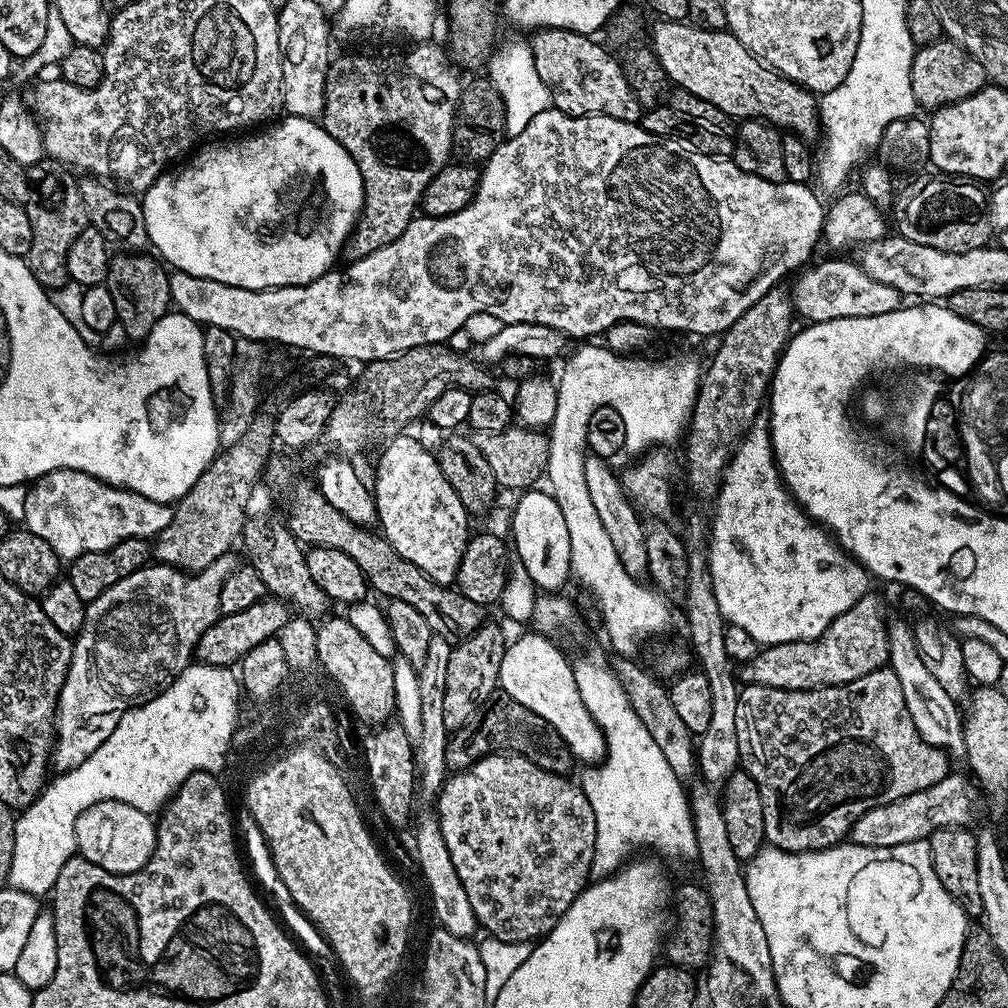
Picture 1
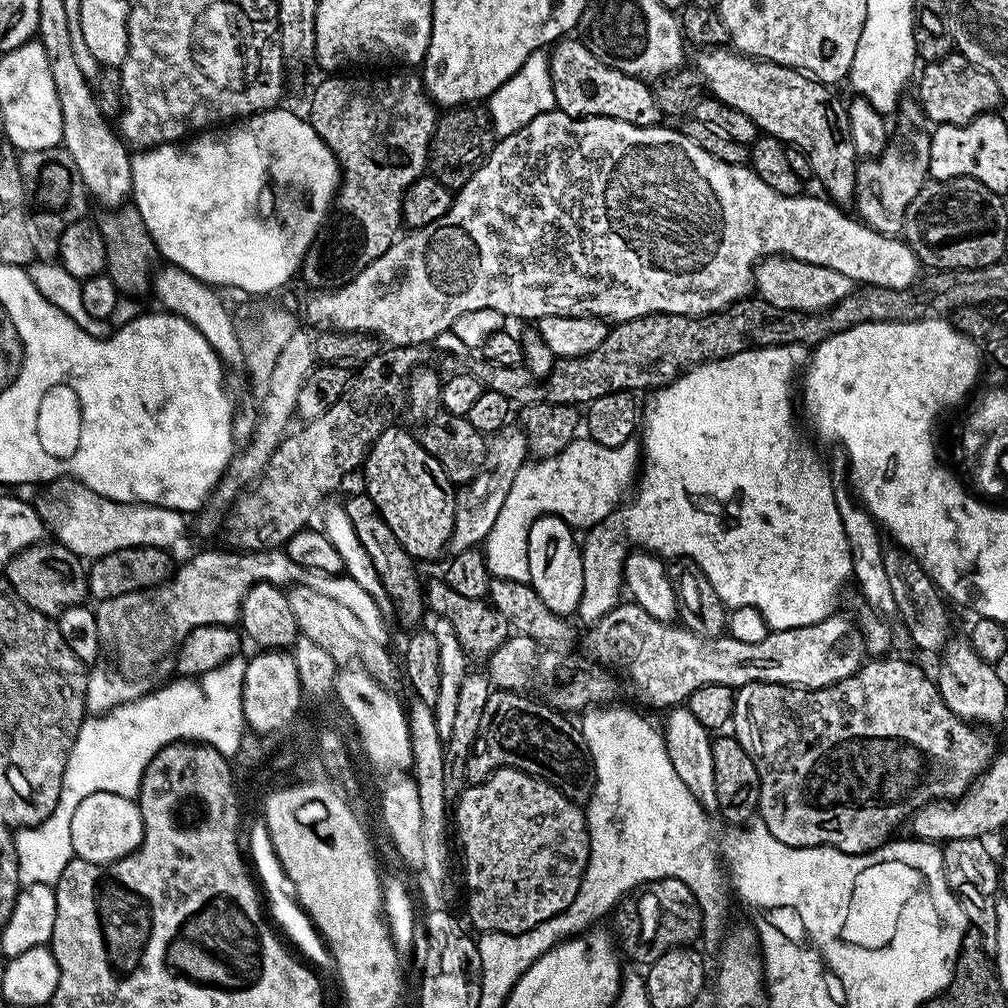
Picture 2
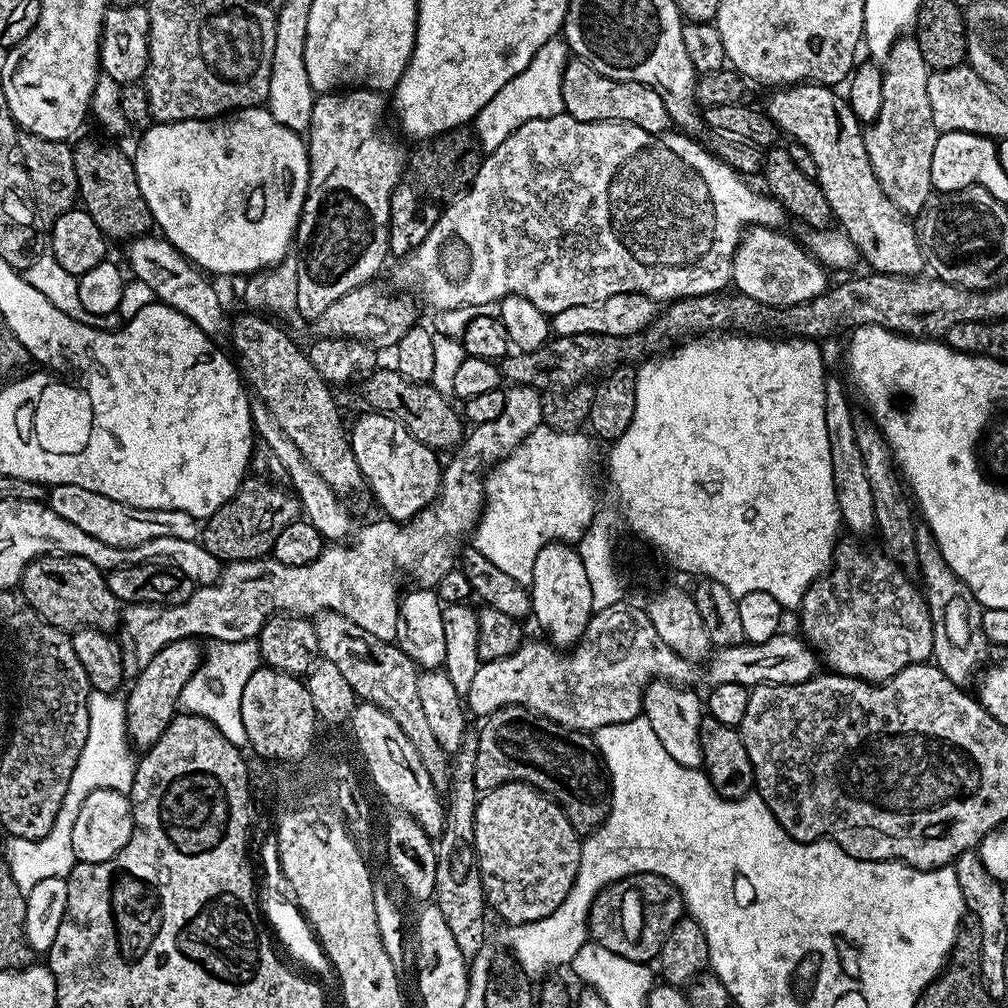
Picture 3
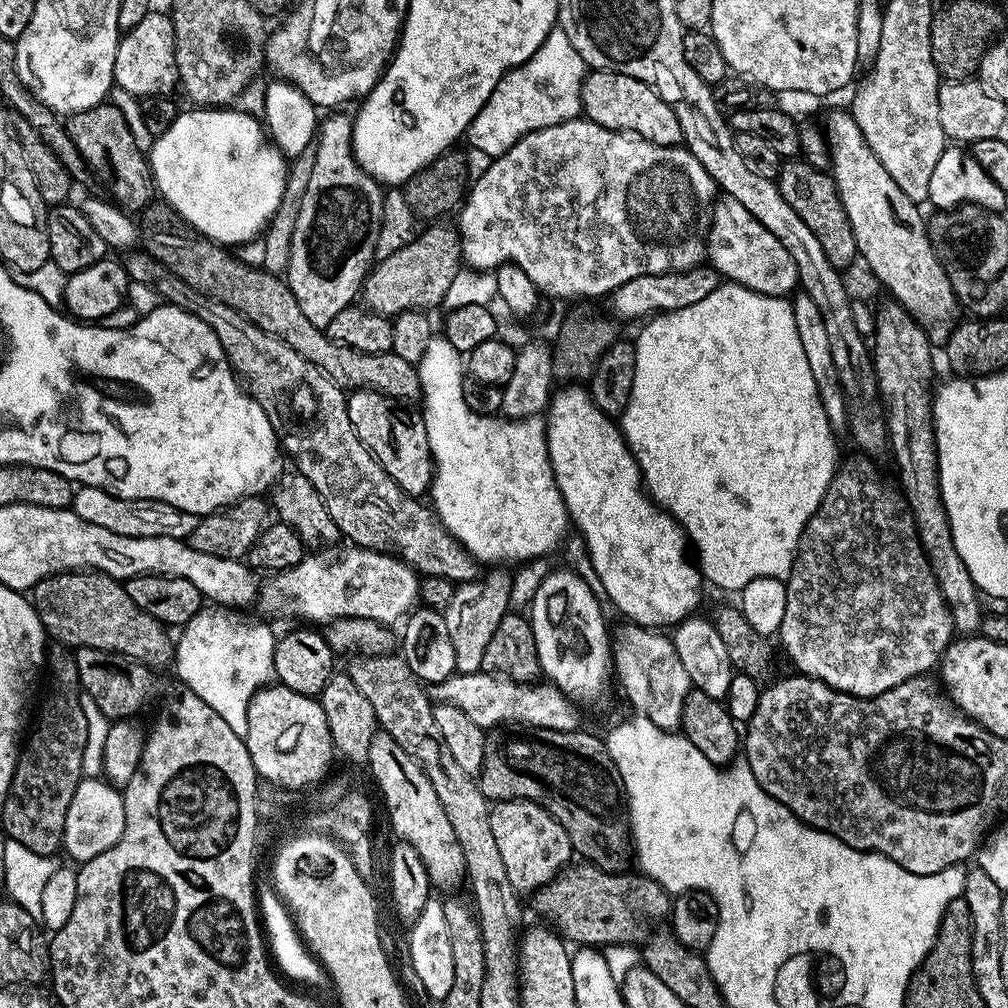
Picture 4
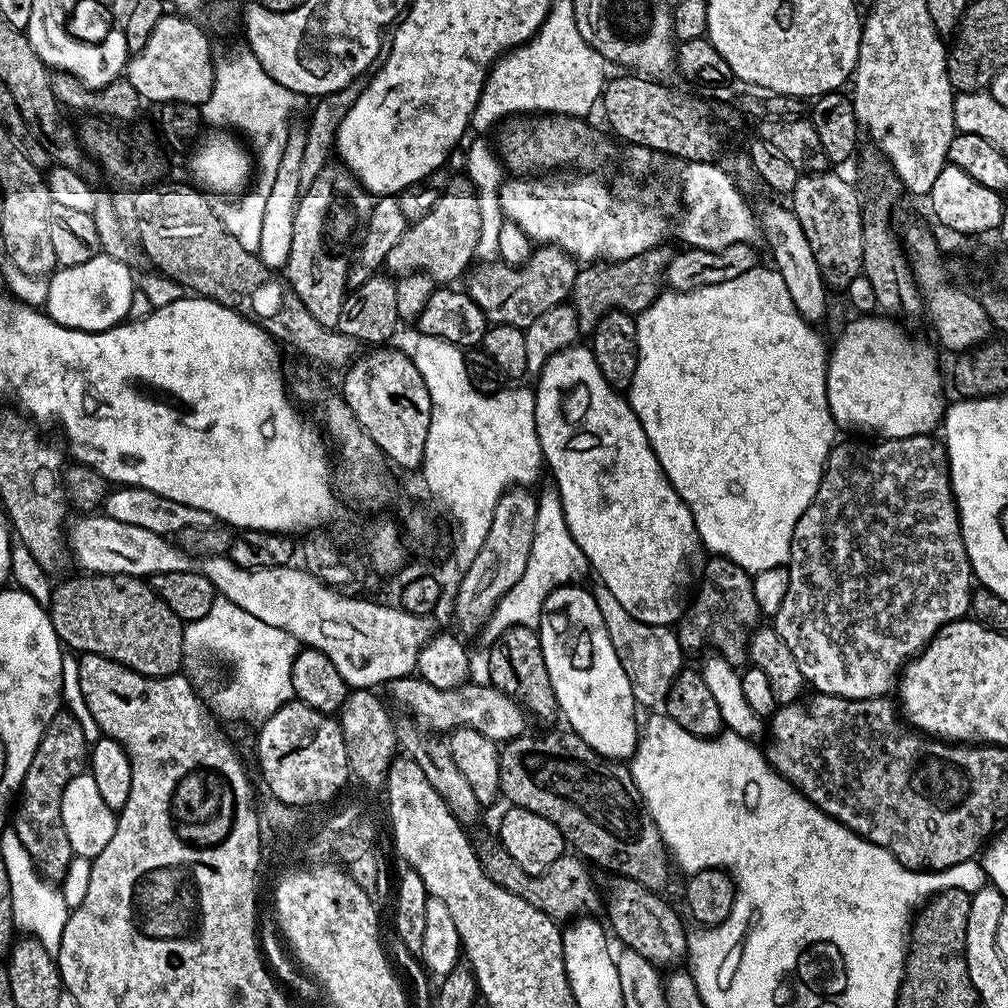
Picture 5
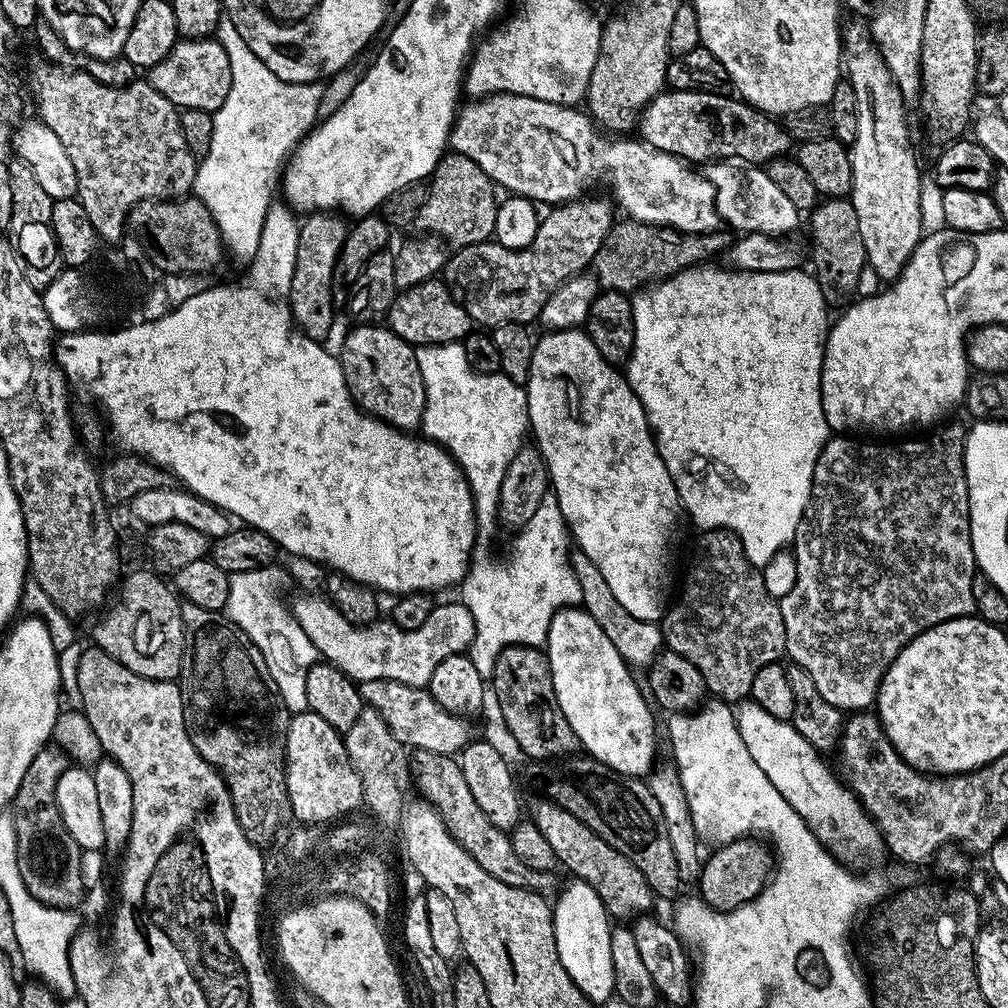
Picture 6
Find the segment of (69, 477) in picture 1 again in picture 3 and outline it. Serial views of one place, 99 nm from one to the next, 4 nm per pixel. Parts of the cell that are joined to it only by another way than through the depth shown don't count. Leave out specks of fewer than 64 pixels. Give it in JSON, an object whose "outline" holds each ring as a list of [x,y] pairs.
{"outline":[[[73,484],[51,485],[46,492],[46,503],[58,518],[74,522],[74,526],[78,526],[78,530],[86,530],[90,538],[98,538],[98,542],[106,542],[106,546],[115,548],[133,548],[154,538],[196,540],[198,536],[197,517],[182,510],[146,510],[126,506],[122,502],[114,502],[114,498],[106,498],[94,490],[82,490],[82,486]]]}

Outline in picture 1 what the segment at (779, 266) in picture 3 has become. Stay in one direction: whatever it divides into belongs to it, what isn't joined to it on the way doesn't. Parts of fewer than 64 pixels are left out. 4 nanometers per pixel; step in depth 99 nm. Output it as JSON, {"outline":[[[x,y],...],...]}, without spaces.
{"outline":[[[824,260],[818,266],[811,265],[790,290],[793,309],[809,323],[832,321],[844,317],[878,317],[890,313],[901,305],[900,292],[892,286],[870,278],[855,261]]]}

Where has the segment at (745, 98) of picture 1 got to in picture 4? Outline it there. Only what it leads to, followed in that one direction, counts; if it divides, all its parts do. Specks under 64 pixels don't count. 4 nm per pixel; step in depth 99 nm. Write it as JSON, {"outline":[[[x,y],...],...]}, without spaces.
{"outline":[[[851,111],[830,113],[828,121],[823,121],[822,128],[832,153],[830,175],[846,210],[846,218],[850,218],[850,228],[854,230],[859,259],[868,263],[868,268],[876,275],[877,282],[888,291],[887,295],[919,321],[933,345],[943,346],[957,323],[958,301],[950,286],[950,278],[946,278],[942,262],[938,262],[938,254],[934,254],[934,246],[928,237],[926,216],[920,213],[921,205],[906,198],[906,194],[902,194],[902,186],[898,186],[898,182],[894,182],[894,178],[886,174],[886,166],[882,166],[874,150],[870,150],[862,130],[858,130],[858,122],[854,122]]]}

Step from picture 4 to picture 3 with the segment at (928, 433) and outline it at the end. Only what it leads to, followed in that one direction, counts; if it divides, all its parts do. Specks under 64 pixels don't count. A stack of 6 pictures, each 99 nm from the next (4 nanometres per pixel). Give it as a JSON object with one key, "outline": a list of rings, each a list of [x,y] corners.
{"outline":[[[924,526],[917,527],[916,530],[916,568],[924,579],[922,591],[928,601],[928,613],[934,630],[931,659],[950,682],[968,686],[966,684],[971,682],[972,675],[981,671],[980,663],[983,662],[984,656],[986,660],[986,653],[990,648],[982,630],[984,609],[974,598],[966,582],[962,582],[962,578],[958,578],[958,574],[954,574],[954,570],[946,566],[946,558],[942,558],[936,540]]]}

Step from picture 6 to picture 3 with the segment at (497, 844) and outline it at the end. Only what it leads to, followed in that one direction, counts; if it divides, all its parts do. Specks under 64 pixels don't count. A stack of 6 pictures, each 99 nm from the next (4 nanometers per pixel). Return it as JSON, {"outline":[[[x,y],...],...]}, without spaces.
{"outline":[[[646,872],[615,880],[598,893],[588,912],[588,934],[613,954],[622,954],[630,962],[648,964],[659,957],[666,938],[685,916],[684,895],[666,877]]]}

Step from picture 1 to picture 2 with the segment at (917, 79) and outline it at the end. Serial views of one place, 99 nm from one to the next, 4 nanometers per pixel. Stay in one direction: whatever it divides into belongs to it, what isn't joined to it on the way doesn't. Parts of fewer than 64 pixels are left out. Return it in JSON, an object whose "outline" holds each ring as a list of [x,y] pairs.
{"outline":[[[949,54],[923,65],[918,103],[933,125],[969,124],[974,118],[995,113],[1002,103],[998,82],[959,54]]]}

